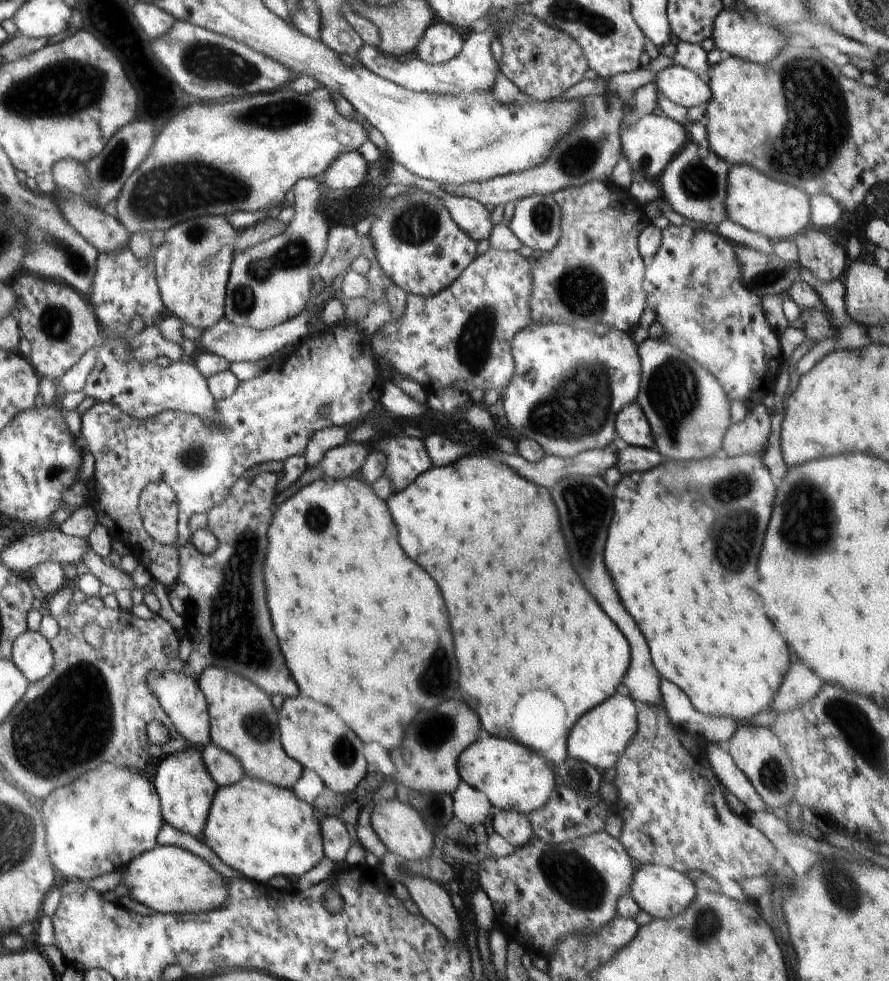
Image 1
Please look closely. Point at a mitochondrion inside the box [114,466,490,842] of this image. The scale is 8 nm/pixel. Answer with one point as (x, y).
(235, 637)

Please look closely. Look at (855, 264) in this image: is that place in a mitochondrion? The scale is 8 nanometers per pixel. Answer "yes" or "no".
no

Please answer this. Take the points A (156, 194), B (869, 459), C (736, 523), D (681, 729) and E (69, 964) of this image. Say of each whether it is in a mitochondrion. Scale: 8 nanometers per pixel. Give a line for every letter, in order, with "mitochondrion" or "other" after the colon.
A: mitochondrion
B: other
C: mitochondrion
D: other
E: other

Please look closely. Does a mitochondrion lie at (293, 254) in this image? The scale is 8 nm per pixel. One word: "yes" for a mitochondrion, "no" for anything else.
yes

